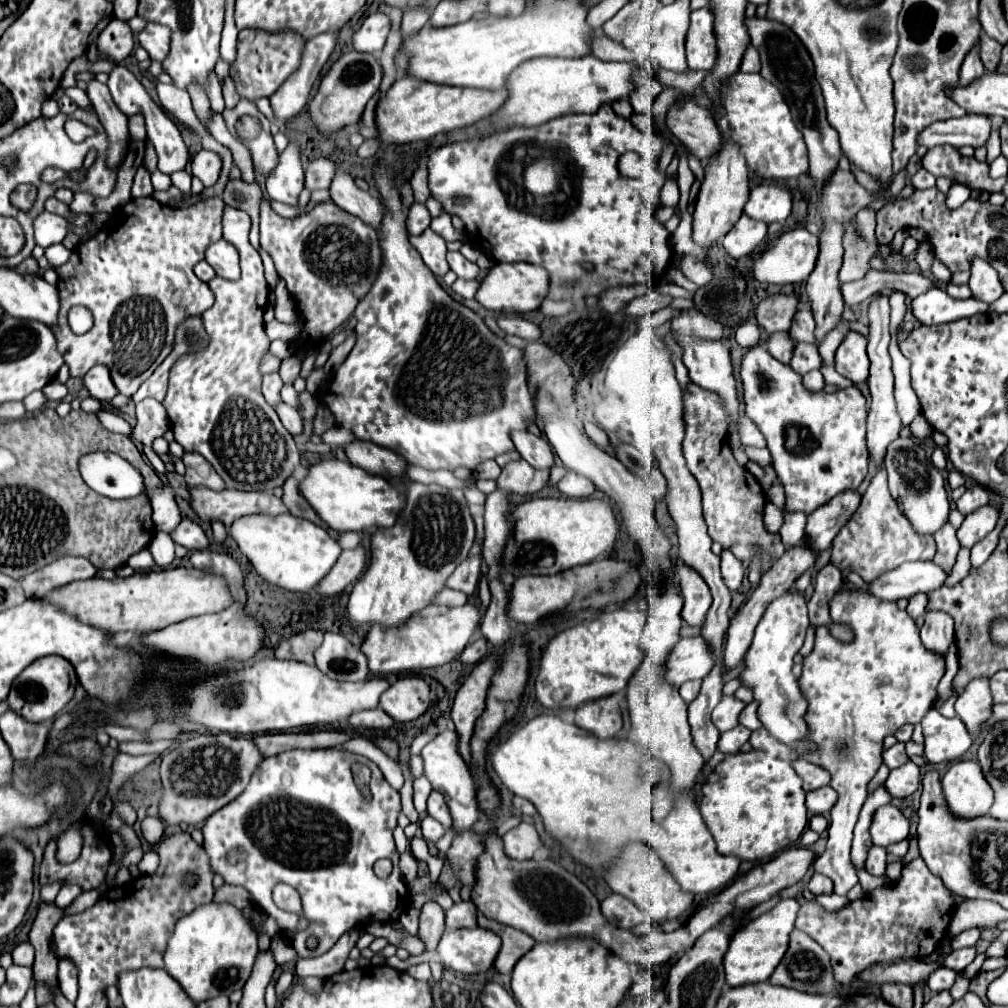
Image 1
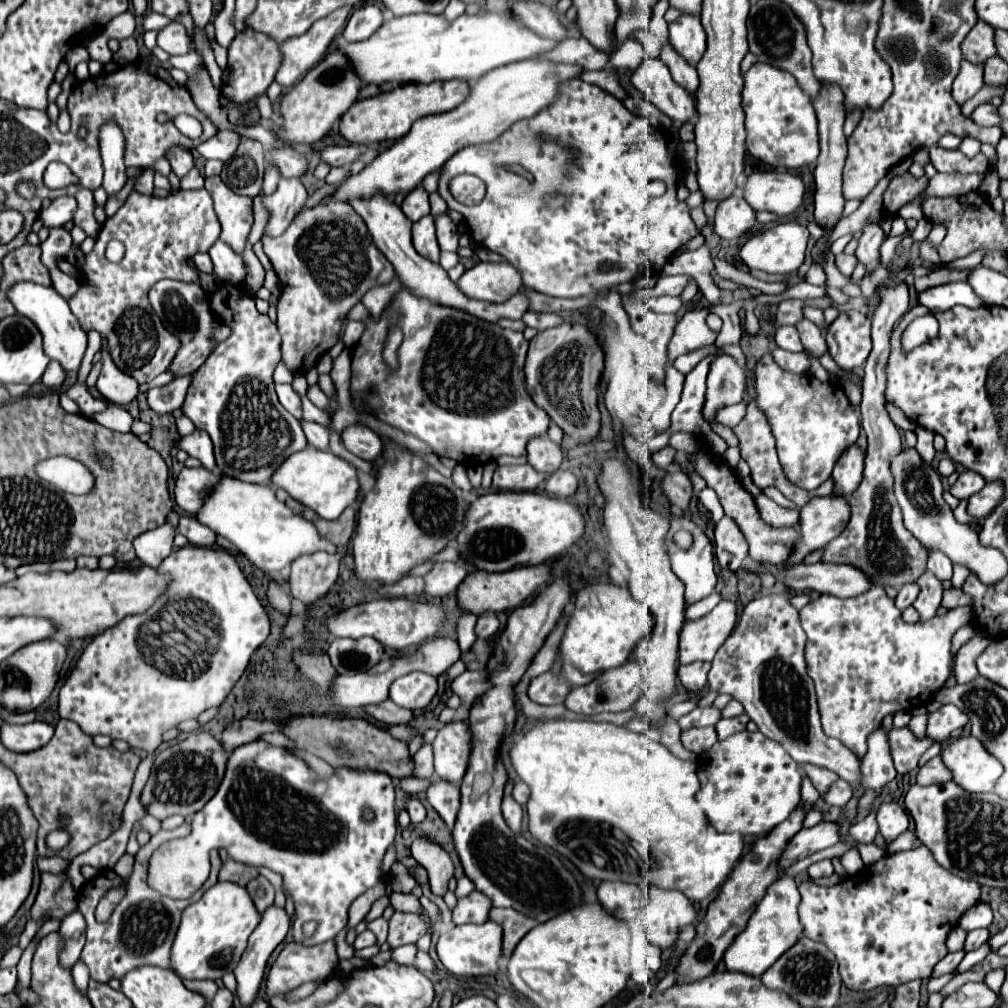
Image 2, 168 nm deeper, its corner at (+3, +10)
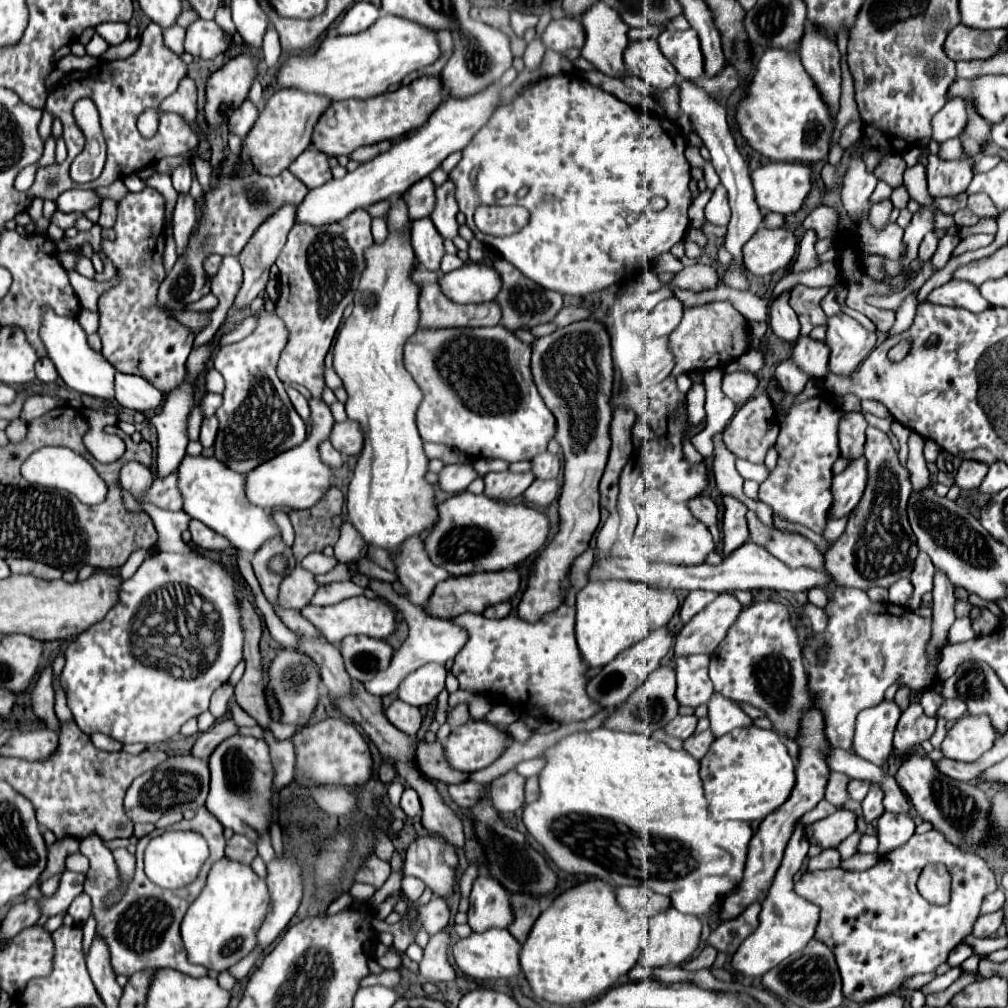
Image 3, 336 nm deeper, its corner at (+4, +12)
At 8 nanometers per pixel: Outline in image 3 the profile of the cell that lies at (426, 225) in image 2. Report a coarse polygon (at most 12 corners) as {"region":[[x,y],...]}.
{"region":[[430,218],[412,222],[418,264],[440,272],[444,240]]}

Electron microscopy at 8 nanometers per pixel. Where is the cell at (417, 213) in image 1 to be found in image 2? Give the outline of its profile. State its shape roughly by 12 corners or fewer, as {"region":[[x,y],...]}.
{"region":[[421,186],[411,190],[401,204],[409,220],[429,214],[429,194]]}

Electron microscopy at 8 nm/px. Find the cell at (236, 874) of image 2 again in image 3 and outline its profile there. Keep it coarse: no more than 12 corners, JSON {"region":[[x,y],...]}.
{"region":[[234,834],[226,844],[226,858],[250,864],[256,844]]}

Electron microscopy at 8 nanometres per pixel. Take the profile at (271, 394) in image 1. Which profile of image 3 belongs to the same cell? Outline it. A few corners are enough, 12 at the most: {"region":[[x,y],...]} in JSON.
{"region":[[286,388],[296,412],[302,420],[310,420],[308,400],[294,390]]}

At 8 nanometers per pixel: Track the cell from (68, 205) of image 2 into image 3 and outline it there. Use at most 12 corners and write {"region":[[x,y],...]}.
{"region":[[68,190],[58,196],[62,212],[88,212],[100,208],[94,190]]}

